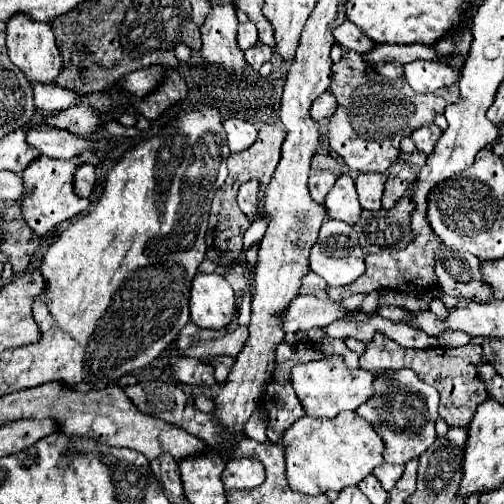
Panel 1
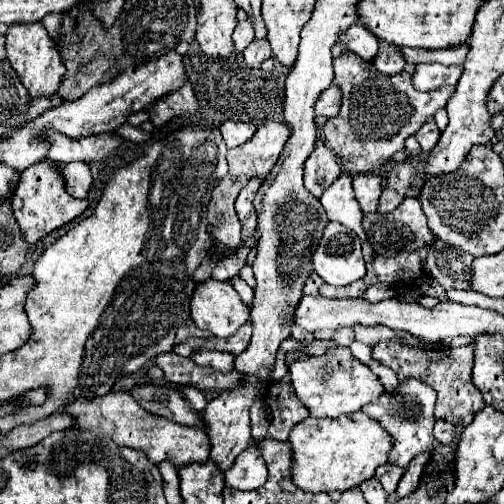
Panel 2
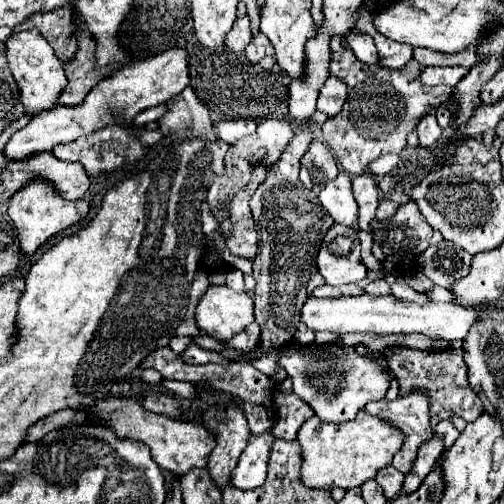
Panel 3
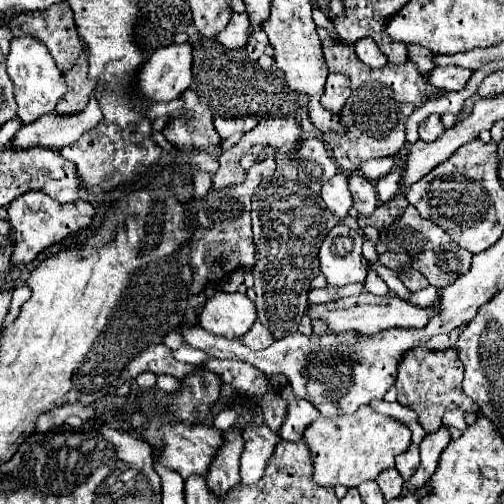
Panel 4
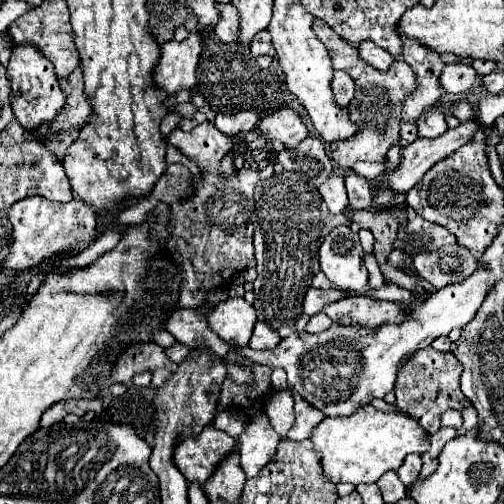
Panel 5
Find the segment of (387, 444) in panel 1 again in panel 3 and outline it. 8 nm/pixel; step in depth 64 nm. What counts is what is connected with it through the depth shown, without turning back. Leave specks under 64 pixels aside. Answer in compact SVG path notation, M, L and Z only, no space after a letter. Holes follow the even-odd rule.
M414 388L412 392L398 396L396 400L380 400L376 416L402 430L404 444L400 452L396 452L392 466L408 474L420 444L428 442L434 436L430 426L428 394L424 394L422 388Z

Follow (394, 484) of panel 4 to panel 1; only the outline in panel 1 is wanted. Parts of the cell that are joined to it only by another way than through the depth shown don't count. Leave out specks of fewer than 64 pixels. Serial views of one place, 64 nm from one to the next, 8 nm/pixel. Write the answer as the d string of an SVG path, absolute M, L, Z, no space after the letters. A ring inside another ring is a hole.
M380 464L374 474L378 476L378 480L382 482L382 486L386 490L392 490L394 484L400 480L400 476L404 474L404 464Z

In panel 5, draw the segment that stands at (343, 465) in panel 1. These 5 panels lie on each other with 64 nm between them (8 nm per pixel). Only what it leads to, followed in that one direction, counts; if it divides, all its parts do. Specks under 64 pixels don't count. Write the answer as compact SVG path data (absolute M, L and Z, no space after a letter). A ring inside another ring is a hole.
M372 404L362 406L352 416L324 418L310 436L314 448L320 452L320 464L324 476L338 482L370 484L376 482L384 472L398 470L406 454L422 454L428 448L428 436L420 424L400 412L380 412Z

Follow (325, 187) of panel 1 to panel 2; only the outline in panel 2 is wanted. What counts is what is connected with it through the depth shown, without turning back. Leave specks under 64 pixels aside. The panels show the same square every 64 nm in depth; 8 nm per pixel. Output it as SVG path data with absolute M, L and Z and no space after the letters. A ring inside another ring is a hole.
M318 144L304 166L304 186L314 196L320 196L324 188L328 188L328 184L332 184L340 174L342 168L338 166L334 152L328 146Z

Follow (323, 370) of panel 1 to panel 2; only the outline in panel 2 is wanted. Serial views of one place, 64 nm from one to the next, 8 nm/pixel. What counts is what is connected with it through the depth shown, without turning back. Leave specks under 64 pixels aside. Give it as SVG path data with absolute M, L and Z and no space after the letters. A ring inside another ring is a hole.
M332 348L324 356L312 356L308 360L296 360L290 364L292 386L298 400L308 408L314 418L338 418L340 414L352 414L364 404L374 402L384 386L378 376L362 362L358 362L348 348Z

